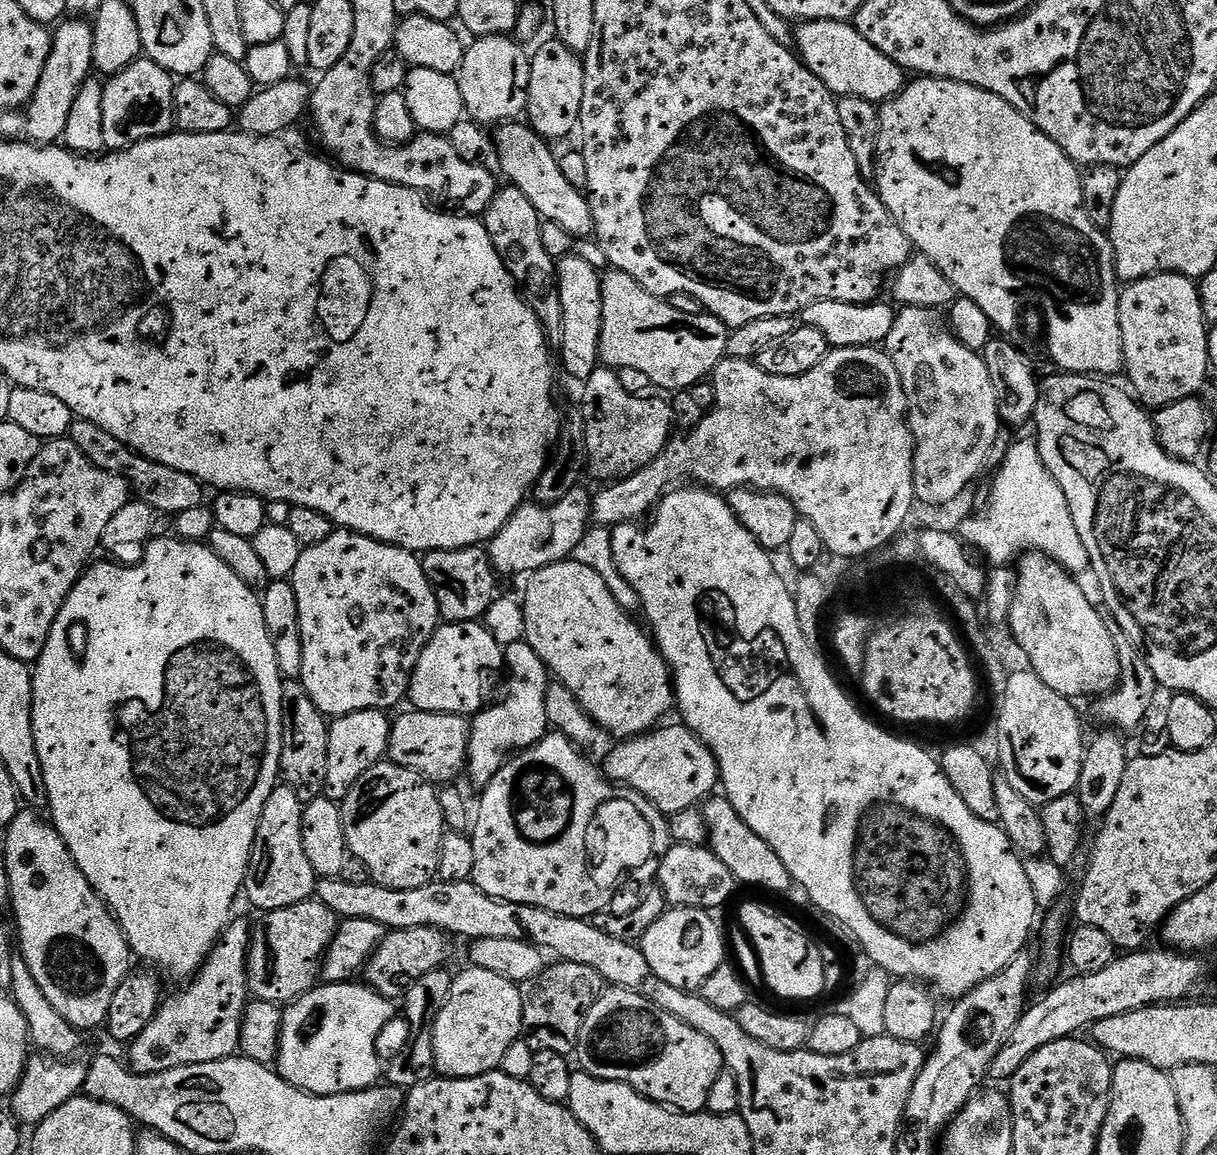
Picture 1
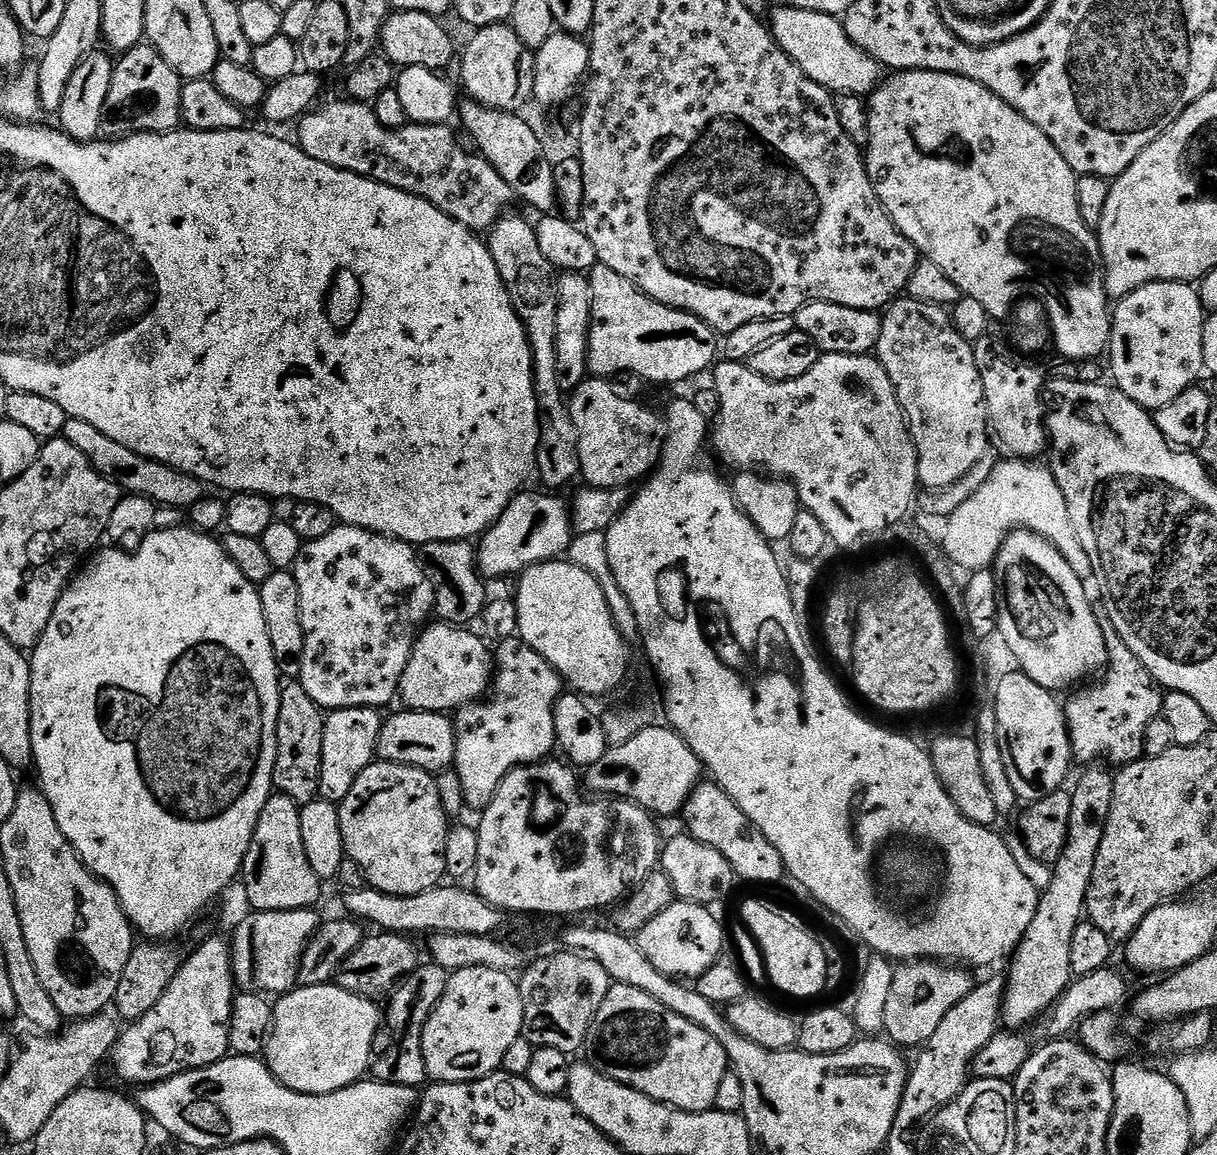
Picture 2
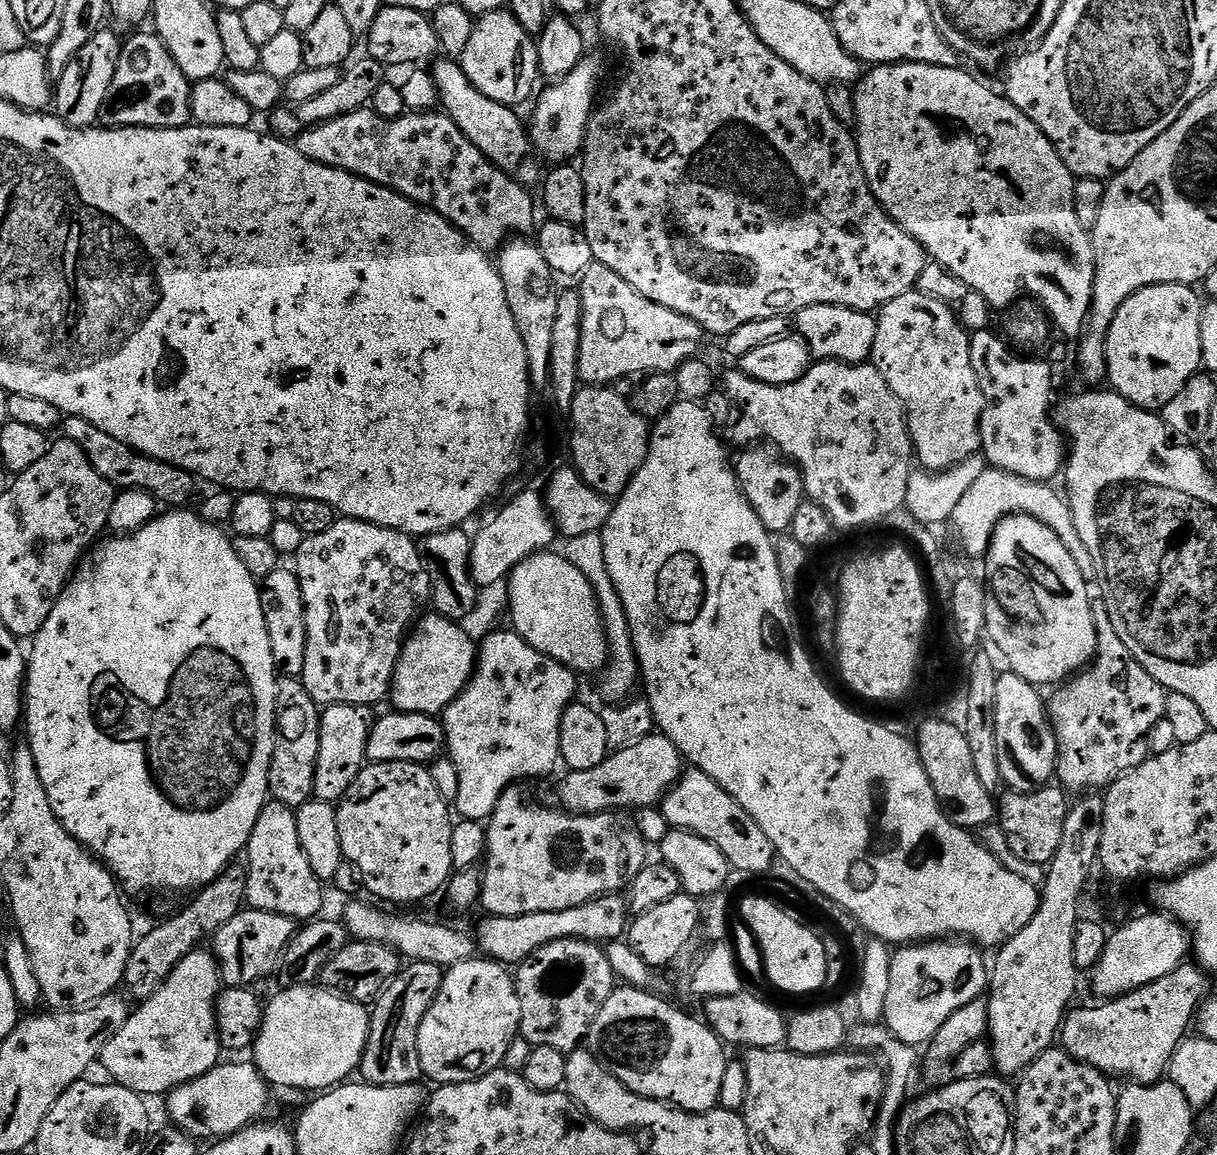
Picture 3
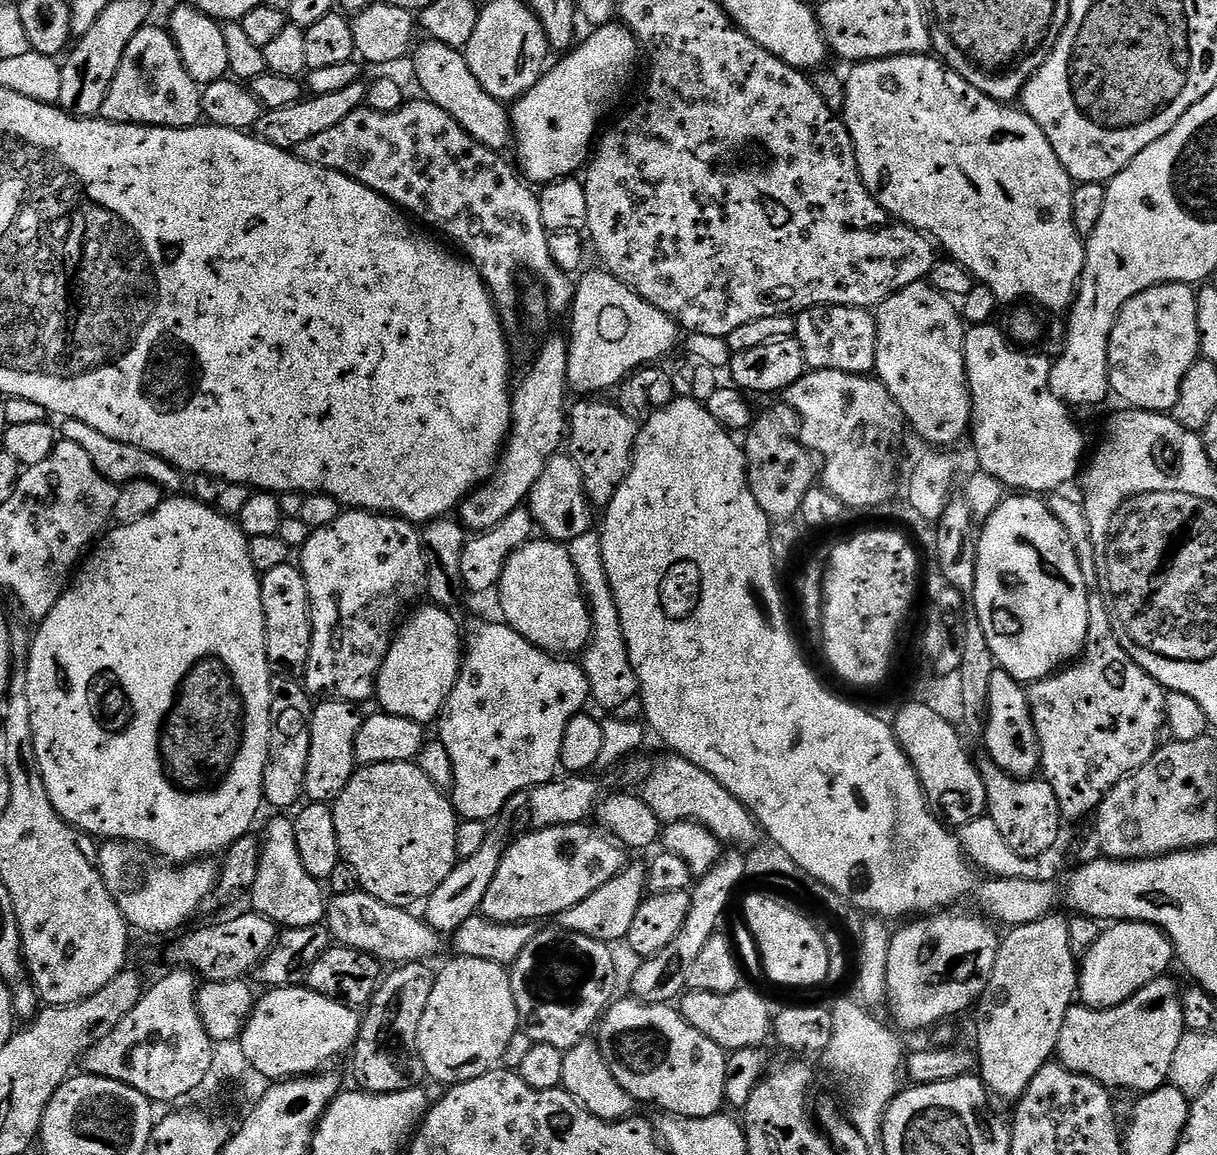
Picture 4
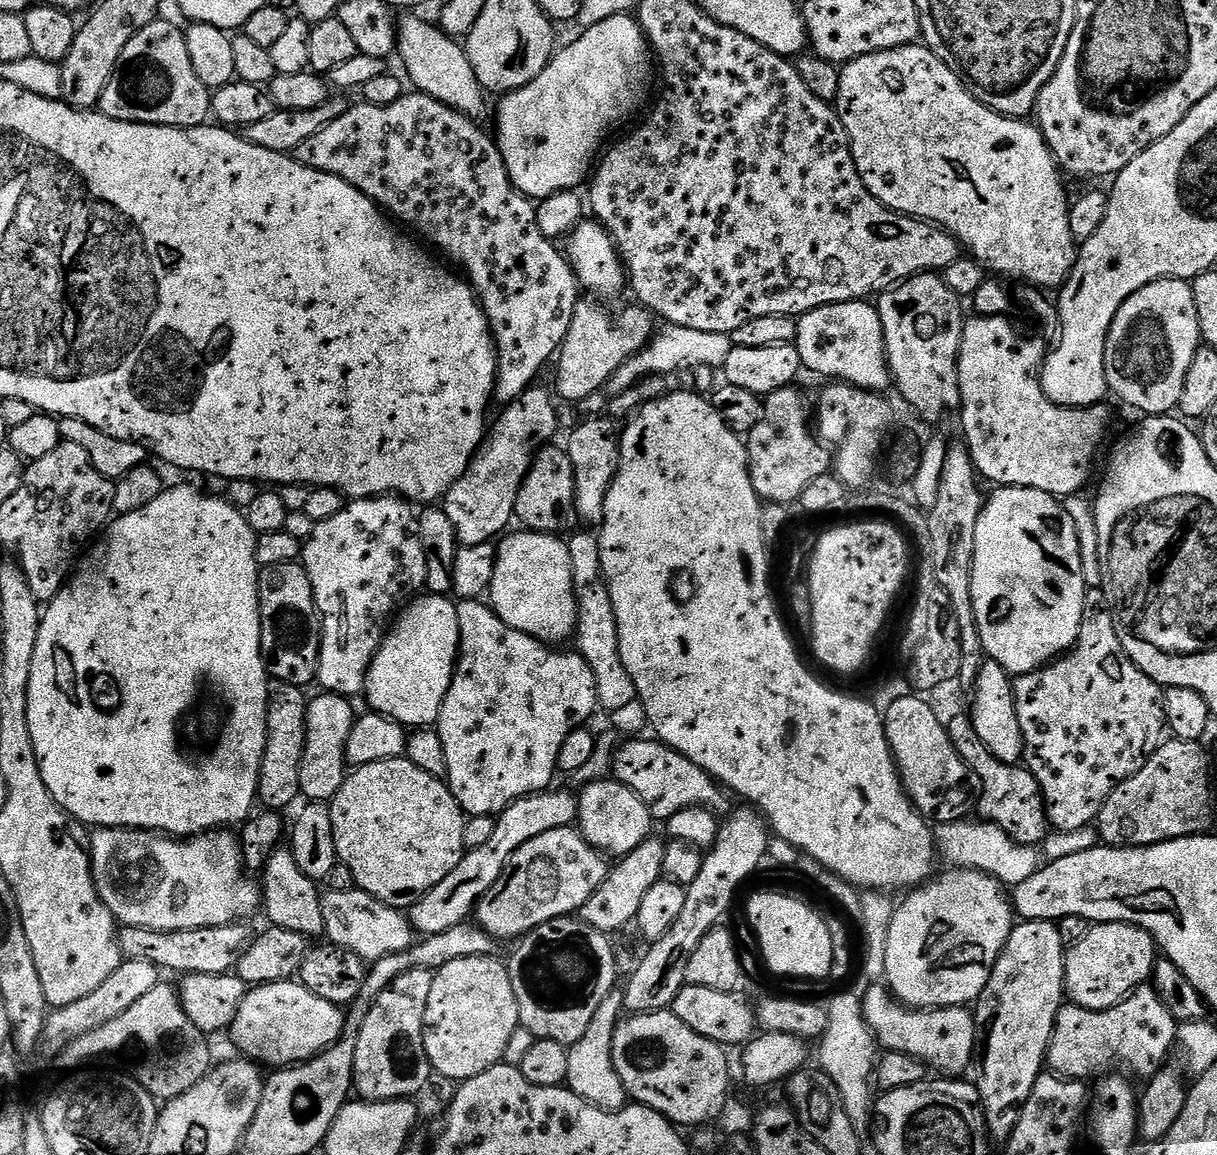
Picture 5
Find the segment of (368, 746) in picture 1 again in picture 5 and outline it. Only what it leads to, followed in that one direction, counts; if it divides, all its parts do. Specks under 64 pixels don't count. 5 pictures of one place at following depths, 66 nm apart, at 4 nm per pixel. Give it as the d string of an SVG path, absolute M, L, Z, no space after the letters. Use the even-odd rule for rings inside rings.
M324 692L312 696L306 714L306 746L300 767L300 790L308 802L330 802L344 785L346 769L349 767L346 746L350 730L356 725L357 709L352 709L353 701L347 696L336 696Z

